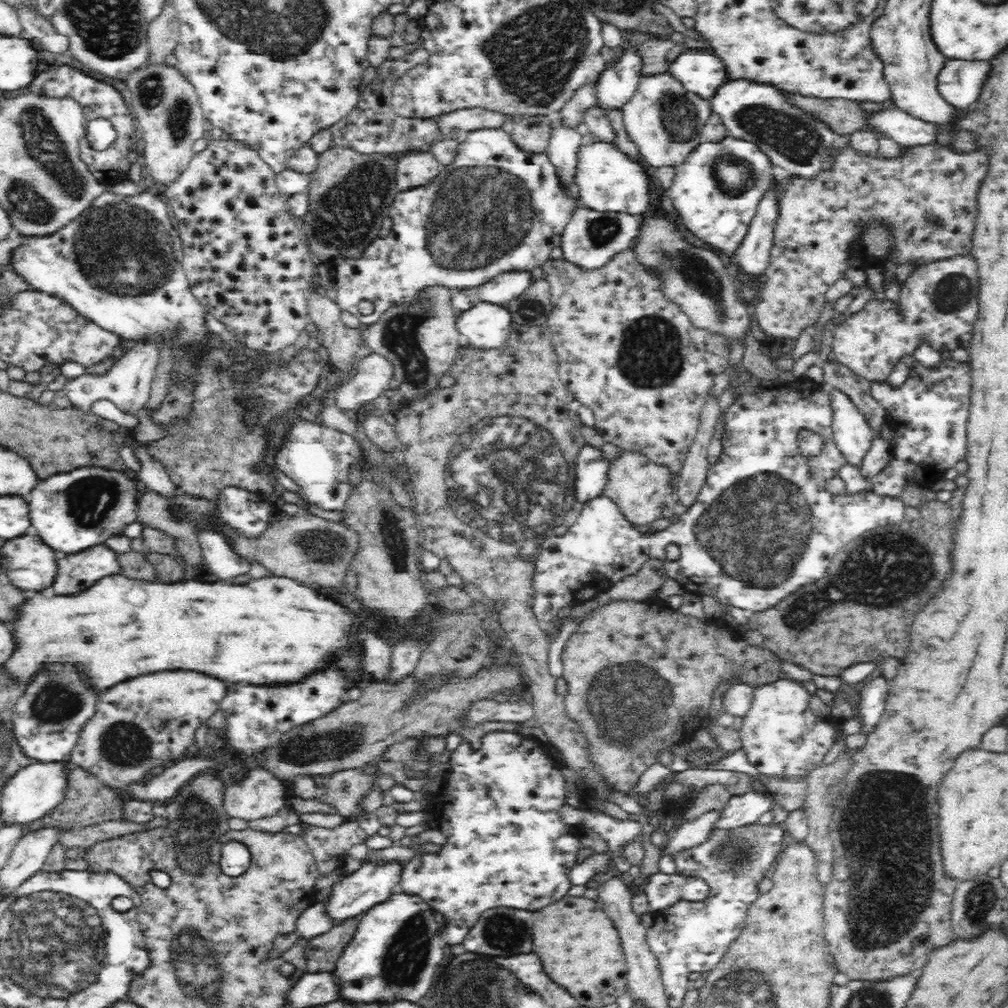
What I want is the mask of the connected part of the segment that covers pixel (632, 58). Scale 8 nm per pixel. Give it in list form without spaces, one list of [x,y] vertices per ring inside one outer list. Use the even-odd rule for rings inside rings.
[[[634,48],[624,50],[617,62],[607,66],[593,84],[595,106],[606,112],[622,108],[636,92],[641,75],[640,59]]]

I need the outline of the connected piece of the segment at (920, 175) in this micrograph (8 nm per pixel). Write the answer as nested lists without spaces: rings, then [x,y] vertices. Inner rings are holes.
[[[933,143],[903,151],[901,157],[893,159],[859,155],[845,147],[836,157],[836,164],[822,172],[818,180],[810,182],[800,177],[789,178],[779,196],[780,218],[775,226],[774,244],[764,273],[768,277],[767,283],[761,291],[760,300],[750,308],[753,328],[760,338],[797,338],[803,328],[815,323],[826,302],[824,294],[827,289],[843,277],[848,267],[861,266],[857,244],[859,226],[871,217],[882,217],[896,229],[897,243],[892,249],[890,264],[906,263],[908,260],[924,264],[971,254],[979,190],[990,172],[992,155],[988,147],[978,146],[972,152],[959,154],[947,145]],[[934,219],[943,221],[941,229],[934,227]]]

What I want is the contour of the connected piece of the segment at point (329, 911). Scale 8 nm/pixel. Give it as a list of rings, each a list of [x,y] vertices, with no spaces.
[[[392,861],[387,865],[364,863],[357,871],[342,875],[341,880],[335,882],[324,896],[322,903],[326,906],[324,908],[326,916],[332,918],[334,924],[339,924],[379,903],[384,903],[396,889],[400,880],[400,868],[401,863],[397,861]]]

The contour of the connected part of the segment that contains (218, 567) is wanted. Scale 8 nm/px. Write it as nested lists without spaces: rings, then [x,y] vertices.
[[[204,533],[200,539],[207,562],[206,574],[214,574],[220,580],[230,580],[248,573],[250,563],[230,551],[228,545],[224,544],[224,537],[216,536],[216,533]]]

